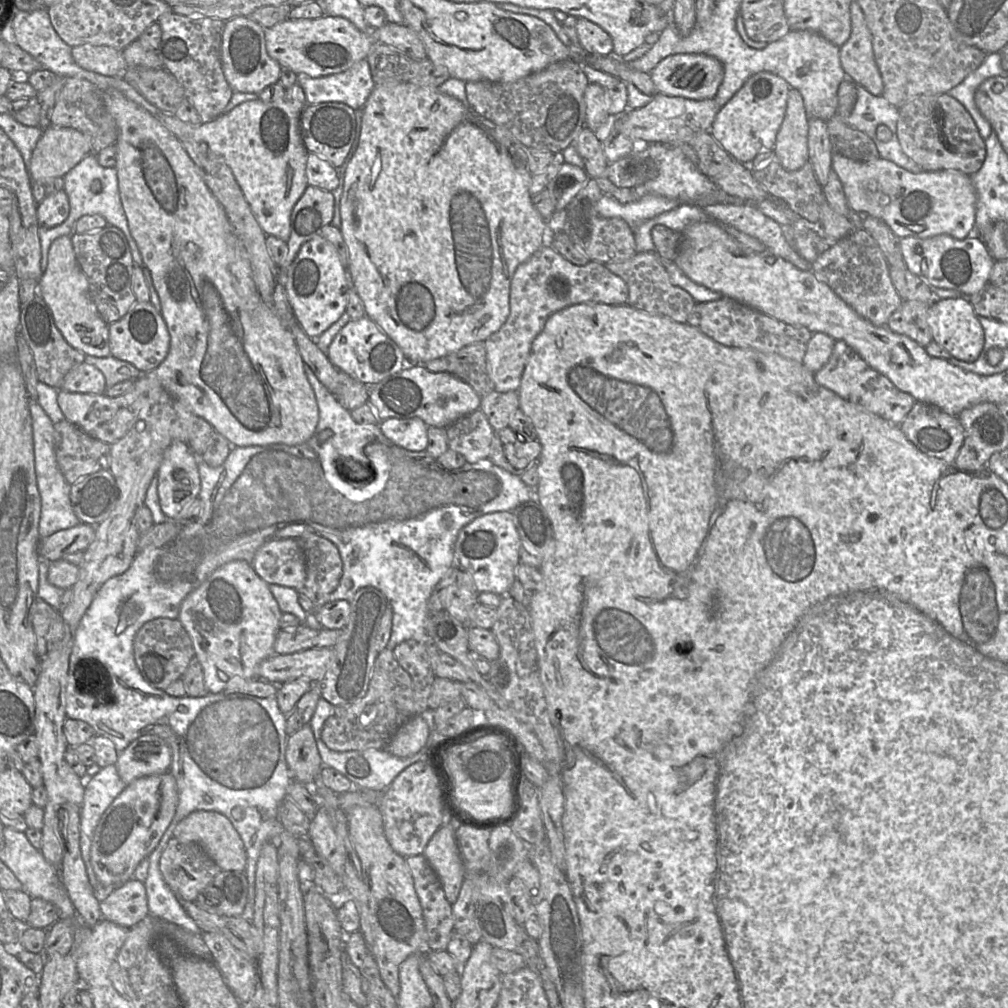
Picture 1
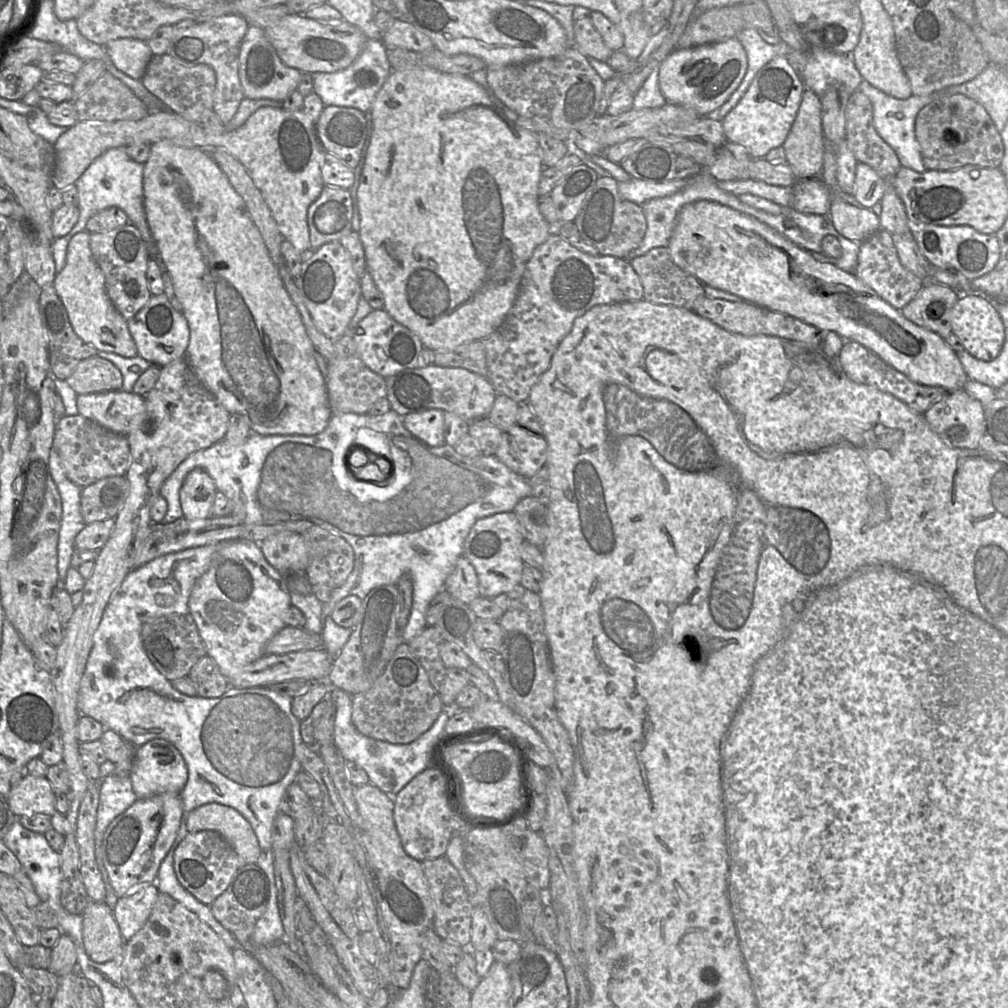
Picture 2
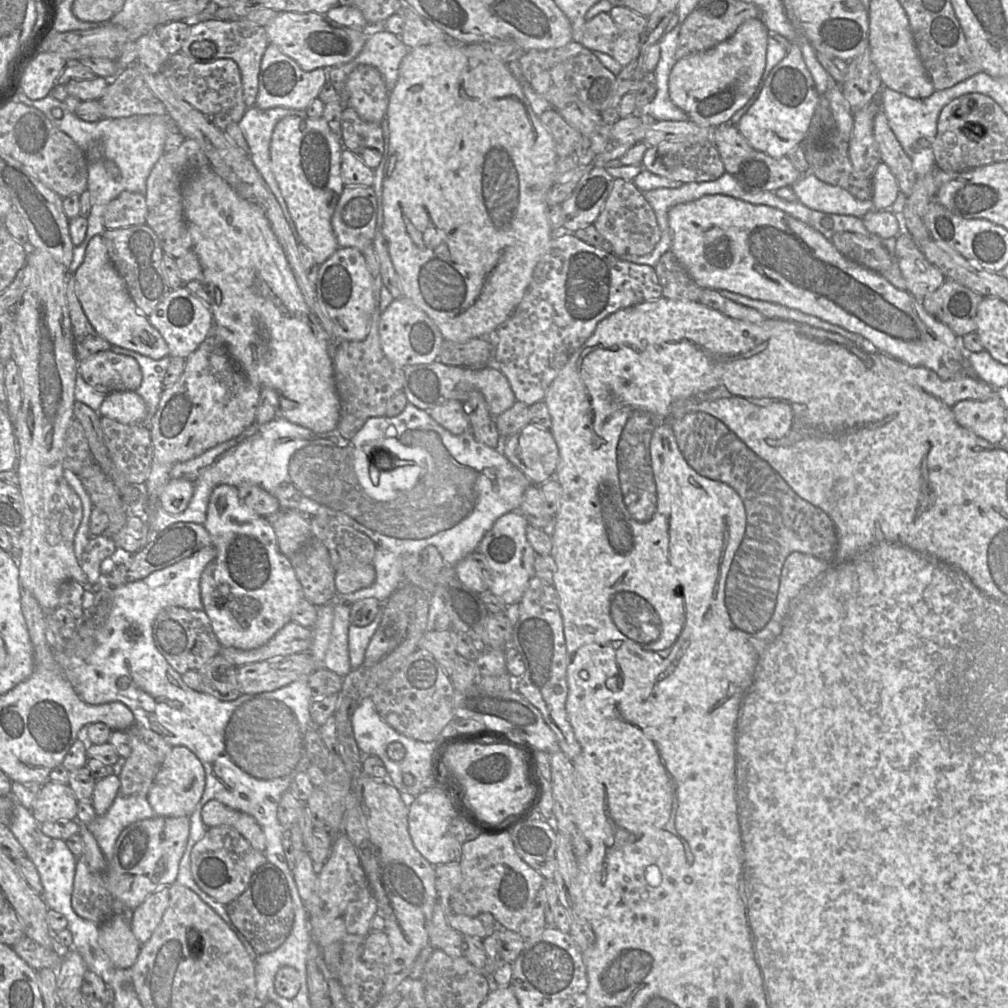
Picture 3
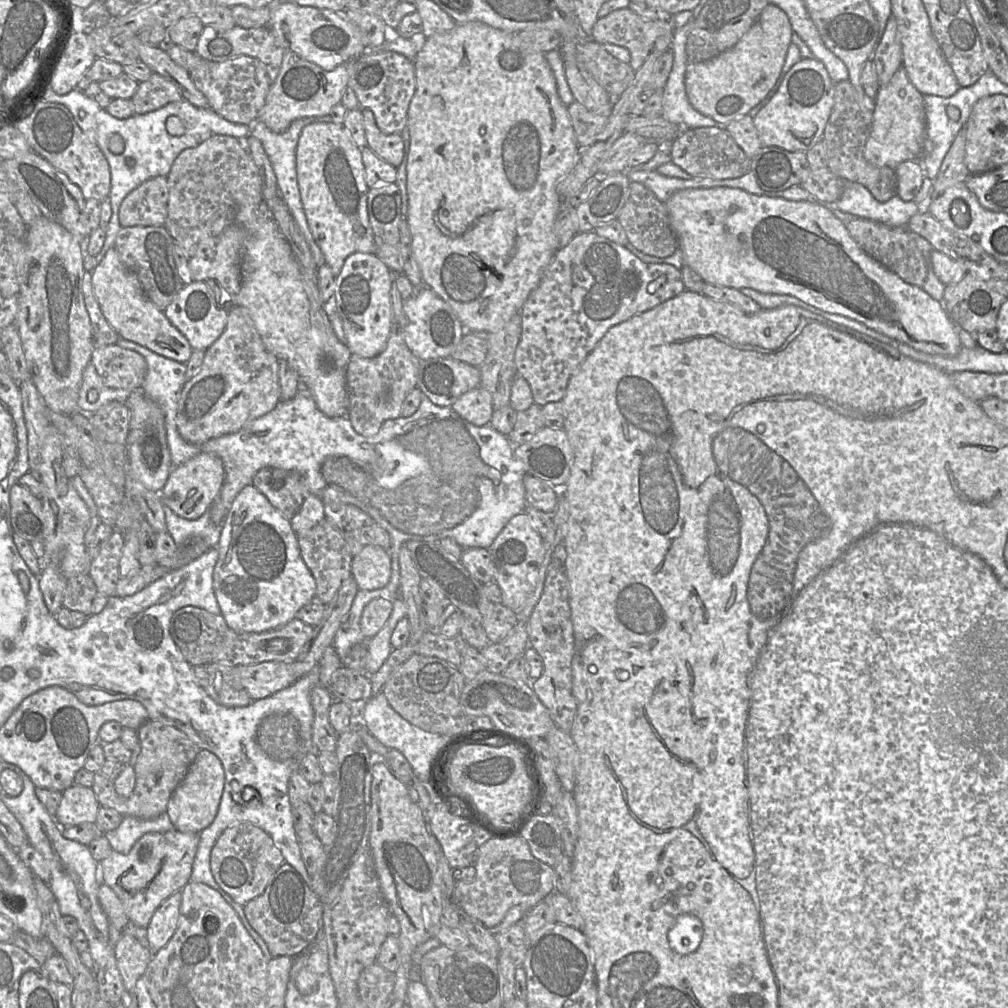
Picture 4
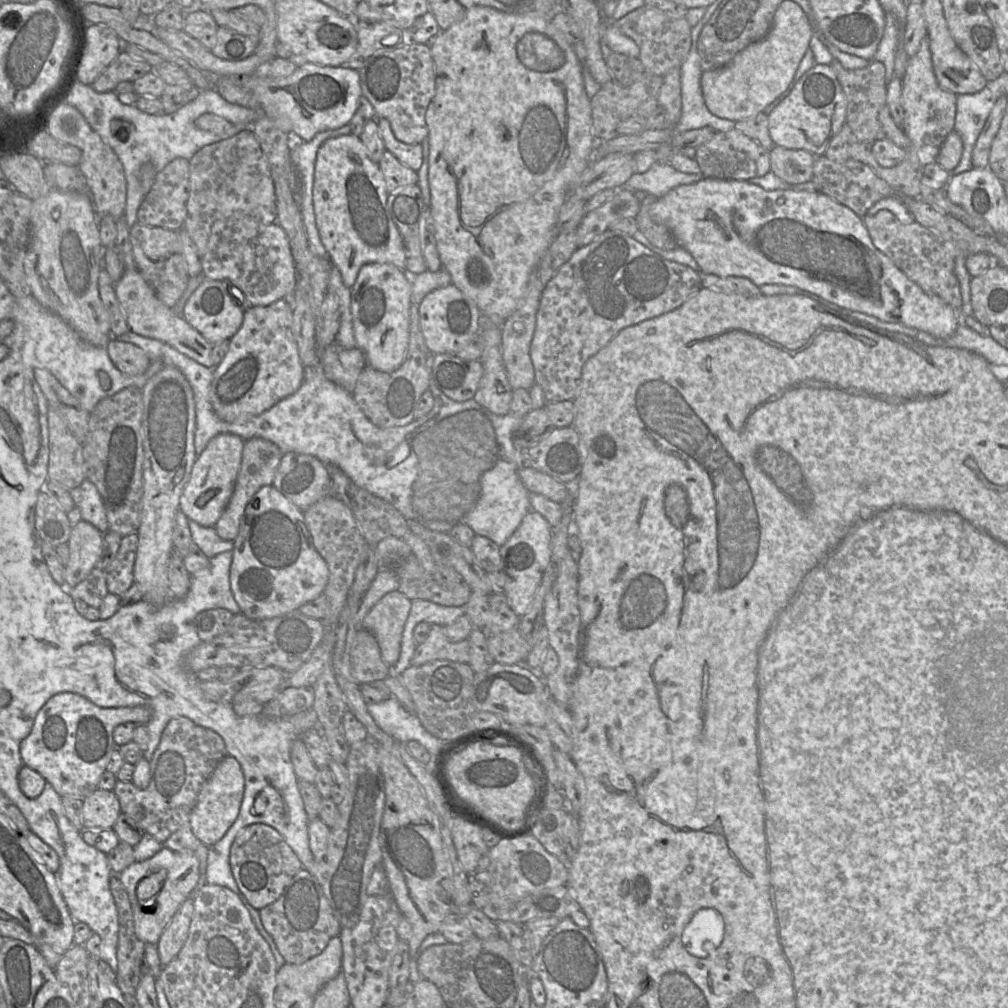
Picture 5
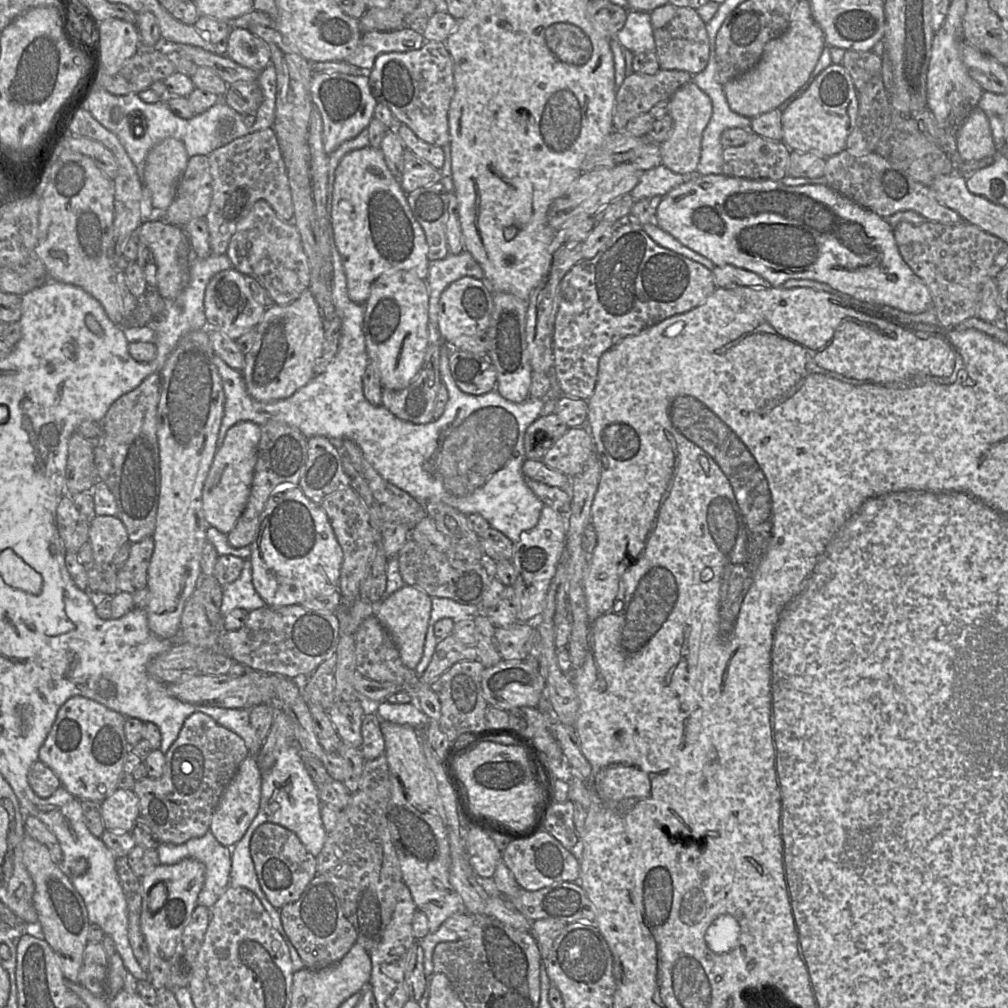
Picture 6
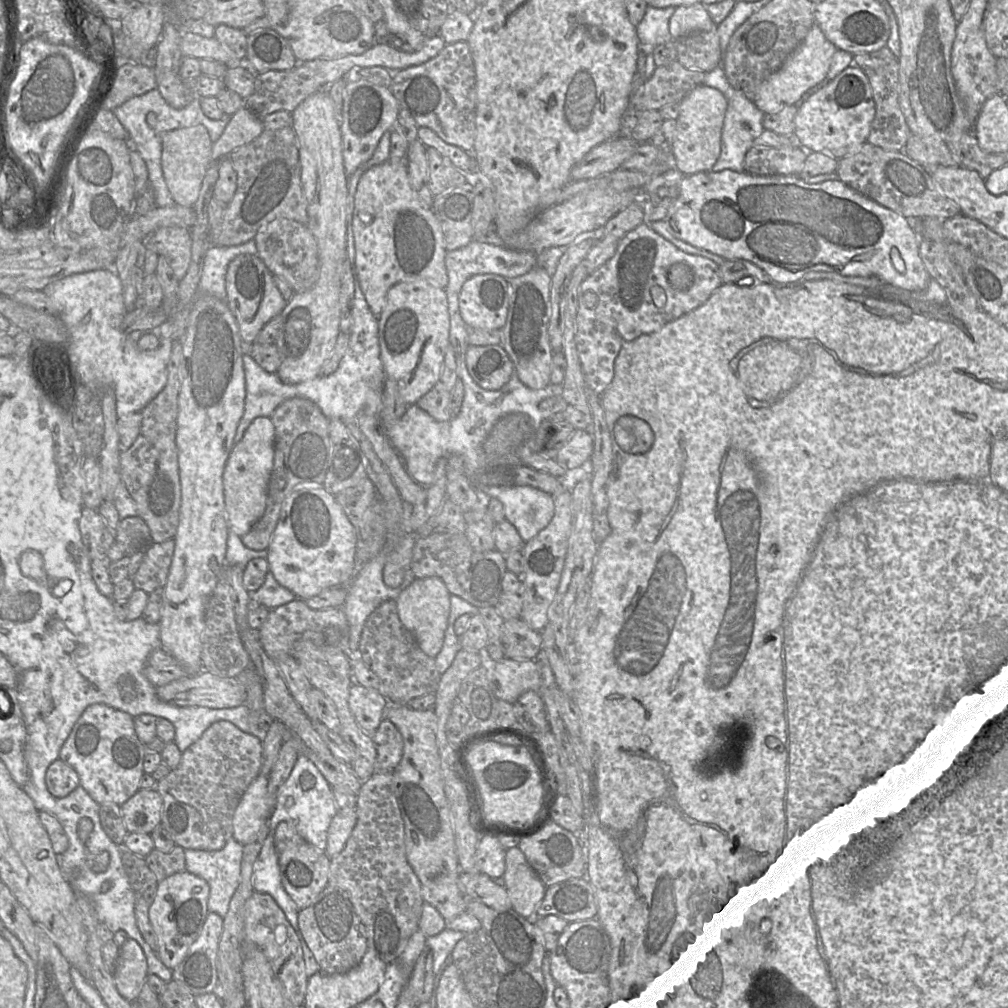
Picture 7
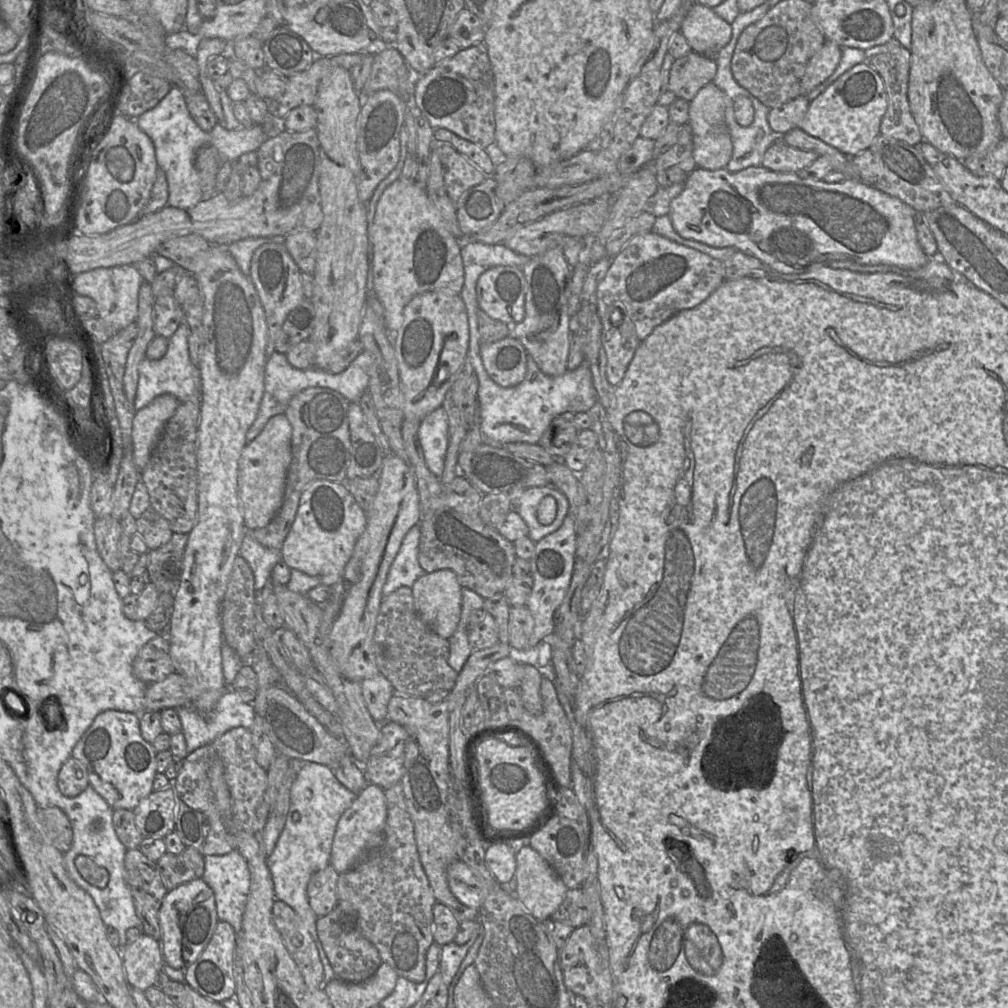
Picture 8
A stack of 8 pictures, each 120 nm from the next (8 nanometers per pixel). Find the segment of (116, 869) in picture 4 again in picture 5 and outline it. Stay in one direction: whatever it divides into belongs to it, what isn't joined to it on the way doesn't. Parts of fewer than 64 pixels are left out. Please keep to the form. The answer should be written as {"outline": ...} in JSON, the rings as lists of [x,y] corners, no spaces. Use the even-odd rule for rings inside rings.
{"outline":[[[164,847],[150,859],[135,861],[119,875],[131,902],[137,937],[148,944],[156,945],[181,904],[196,891],[200,867],[194,852]]]}

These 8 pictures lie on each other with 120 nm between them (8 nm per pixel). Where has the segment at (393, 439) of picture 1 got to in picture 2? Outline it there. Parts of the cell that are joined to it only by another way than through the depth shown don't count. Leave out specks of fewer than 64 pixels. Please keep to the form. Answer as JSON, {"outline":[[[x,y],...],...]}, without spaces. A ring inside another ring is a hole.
{"outline":[[[433,409],[405,415],[404,426],[426,446],[445,444],[445,412],[442,410]]]}

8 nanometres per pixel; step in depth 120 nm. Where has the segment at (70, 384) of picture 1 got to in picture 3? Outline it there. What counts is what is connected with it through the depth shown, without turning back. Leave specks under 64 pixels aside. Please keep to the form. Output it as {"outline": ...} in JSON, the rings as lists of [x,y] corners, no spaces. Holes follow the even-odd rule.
{"outline":[[[111,350],[97,352],[79,361],[78,374],[102,394],[136,391],[143,378],[135,358]]]}

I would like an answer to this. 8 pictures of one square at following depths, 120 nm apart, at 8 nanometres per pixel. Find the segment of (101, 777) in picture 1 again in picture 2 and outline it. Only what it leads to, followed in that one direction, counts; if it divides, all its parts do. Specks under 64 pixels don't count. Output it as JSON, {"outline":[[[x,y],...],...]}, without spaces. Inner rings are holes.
{"outline":[[[112,773],[100,779],[98,784],[100,797],[94,832],[95,850],[101,847],[103,835],[109,824],[138,799],[128,776],[122,777]]]}

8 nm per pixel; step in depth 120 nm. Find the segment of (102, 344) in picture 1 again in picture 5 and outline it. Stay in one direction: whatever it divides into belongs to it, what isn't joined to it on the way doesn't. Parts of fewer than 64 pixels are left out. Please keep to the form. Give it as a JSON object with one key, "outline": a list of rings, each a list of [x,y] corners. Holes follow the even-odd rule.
{"outline":[[[137,270],[125,271],[121,279],[115,283],[115,293],[125,314],[129,330],[141,336],[162,341],[206,367],[216,366],[212,361],[213,344],[190,326],[181,315],[164,305]]]}

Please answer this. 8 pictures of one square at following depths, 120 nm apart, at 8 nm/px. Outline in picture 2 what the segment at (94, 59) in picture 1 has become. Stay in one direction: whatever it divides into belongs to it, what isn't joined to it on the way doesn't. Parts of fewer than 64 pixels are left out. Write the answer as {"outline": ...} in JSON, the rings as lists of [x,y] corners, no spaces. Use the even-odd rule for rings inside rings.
{"outline":[[[122,38],[104,45],[107,61],[120,73],[140,80],[153,54],[146,41]]]}

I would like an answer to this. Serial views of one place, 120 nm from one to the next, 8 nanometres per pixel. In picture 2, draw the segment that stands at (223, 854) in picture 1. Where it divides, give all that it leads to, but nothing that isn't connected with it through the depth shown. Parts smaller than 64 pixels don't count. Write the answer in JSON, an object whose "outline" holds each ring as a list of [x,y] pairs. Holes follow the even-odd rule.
{"outline":[[[211,802],[190,812],[186,827],[189,833],[213,830],[220,833],[246,864],[256,863],[261,848],[247,819],[236,809]]]}

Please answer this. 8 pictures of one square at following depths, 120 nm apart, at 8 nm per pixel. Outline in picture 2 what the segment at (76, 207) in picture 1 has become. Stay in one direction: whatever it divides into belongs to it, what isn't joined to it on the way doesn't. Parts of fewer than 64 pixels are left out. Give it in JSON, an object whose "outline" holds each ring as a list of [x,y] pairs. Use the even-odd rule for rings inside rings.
{"outline":[[[125,147],[111,148],[91,163],[74,185],[77,190],[78,221],[68,235],[55,238],[53,241],[53,257],[57,273],[65,266],[70,239],[75,234],[85,231],[87,221],[93,215],[109,207],[118,207],[127,214],[129,223],[135,225],[140,230],[147,247],[150,243],[155,242],[143,214],[142,178],[143,164],[131,159],[127,155]]]}

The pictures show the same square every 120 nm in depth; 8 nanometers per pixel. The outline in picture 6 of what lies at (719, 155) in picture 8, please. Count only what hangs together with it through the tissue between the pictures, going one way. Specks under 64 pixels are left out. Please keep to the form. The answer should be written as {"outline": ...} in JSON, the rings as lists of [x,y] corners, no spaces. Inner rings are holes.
{"outline":[[[690,82],[668,100],[668,115],[673,122],[671,134],[659,145],[661,164],[676,174],[696,172],[700,161],[702,135],[712,116],[712,102],[697,85]]]}

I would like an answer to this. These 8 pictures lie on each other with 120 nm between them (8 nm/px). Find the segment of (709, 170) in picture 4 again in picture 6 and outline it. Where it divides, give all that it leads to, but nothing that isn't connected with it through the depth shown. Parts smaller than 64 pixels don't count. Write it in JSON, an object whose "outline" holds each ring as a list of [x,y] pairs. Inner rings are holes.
{"outline":[[[753,134],[750,141],[723,149],[722,175],[781,181],[787,176],[791,150],[782,142]]]}

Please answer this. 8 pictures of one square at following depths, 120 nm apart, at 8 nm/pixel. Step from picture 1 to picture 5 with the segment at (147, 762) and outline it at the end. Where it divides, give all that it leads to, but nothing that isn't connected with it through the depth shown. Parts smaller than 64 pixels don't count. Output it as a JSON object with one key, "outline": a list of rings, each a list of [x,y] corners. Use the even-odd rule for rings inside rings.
{"outline":[[[225,756],[202,786],[189,823],[193,834],[211,847],[220,841],[237,819],[244,797],[245,778],[240,763],[233,756]]]}

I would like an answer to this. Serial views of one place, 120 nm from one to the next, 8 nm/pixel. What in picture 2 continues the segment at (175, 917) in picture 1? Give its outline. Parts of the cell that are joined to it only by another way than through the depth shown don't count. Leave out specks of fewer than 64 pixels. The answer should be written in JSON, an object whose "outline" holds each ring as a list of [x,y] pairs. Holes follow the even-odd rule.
{"outline":[[[171,847],[168,854],[163,859],[155,880],[155,886],[158,888],[160,894],[169,895],[187,909],[196,913],[204,922],[213,927],[219,934],[222,934],[233,948],[237,948],[238,946],[233,936],[223,925],[214,919],[209,905],[198,901],[179,883],[173,867],[173,855],[176,848],[177,847]]]}

